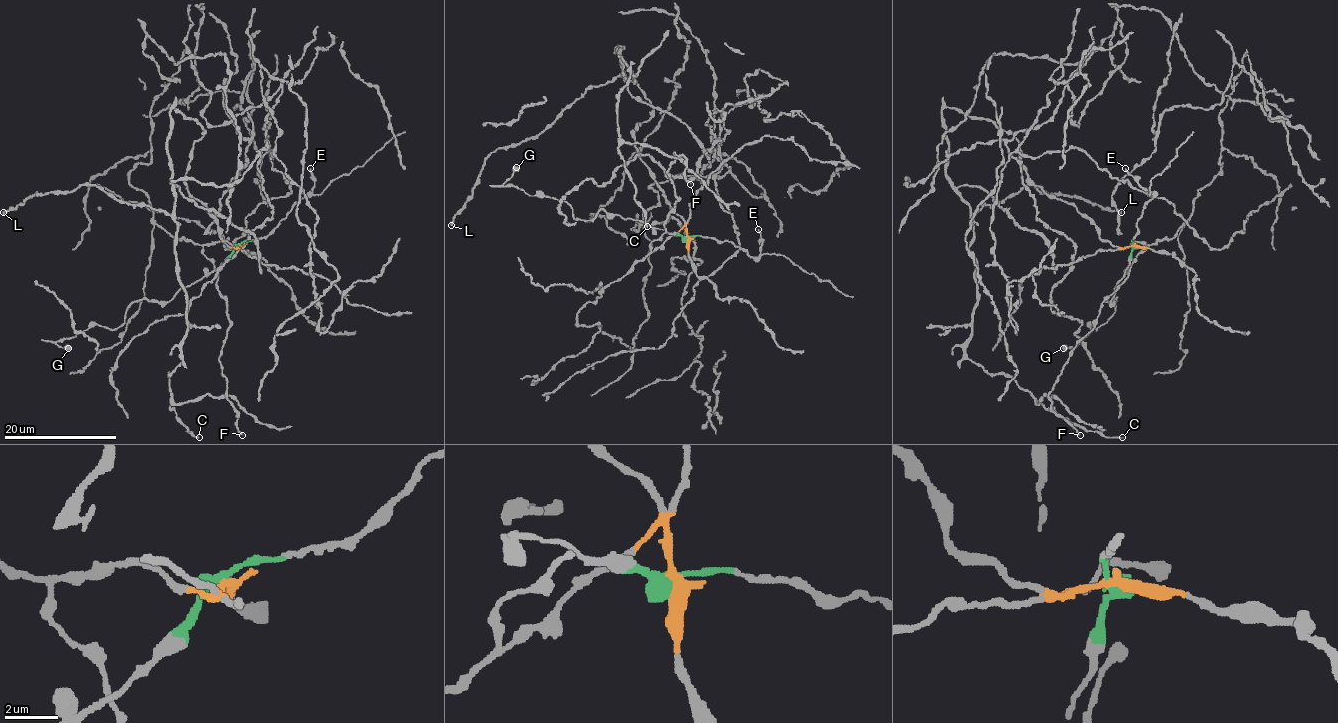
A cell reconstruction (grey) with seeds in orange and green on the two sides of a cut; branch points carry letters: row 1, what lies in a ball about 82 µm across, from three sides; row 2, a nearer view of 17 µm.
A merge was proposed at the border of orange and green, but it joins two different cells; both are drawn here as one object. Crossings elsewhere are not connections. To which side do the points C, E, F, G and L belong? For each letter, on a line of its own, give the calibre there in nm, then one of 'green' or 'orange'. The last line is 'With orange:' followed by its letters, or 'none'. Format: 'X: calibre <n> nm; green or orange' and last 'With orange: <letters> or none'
C: calibre 170 nm; orange
E: calibre 170 nm; green
F: calibre 180 nm; orange
G: calibre 650 nm; green
L: calibre 340 nm; orange
With orange: C, F, L

